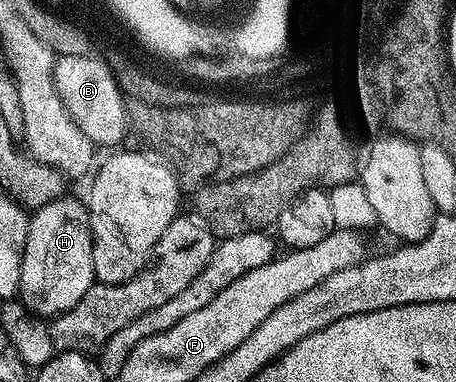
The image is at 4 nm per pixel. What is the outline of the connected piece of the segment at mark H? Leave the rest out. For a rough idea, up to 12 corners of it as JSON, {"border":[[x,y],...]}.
{"border":[[88,207],[28,219],[18,298],[65,314],[96,282]]}

